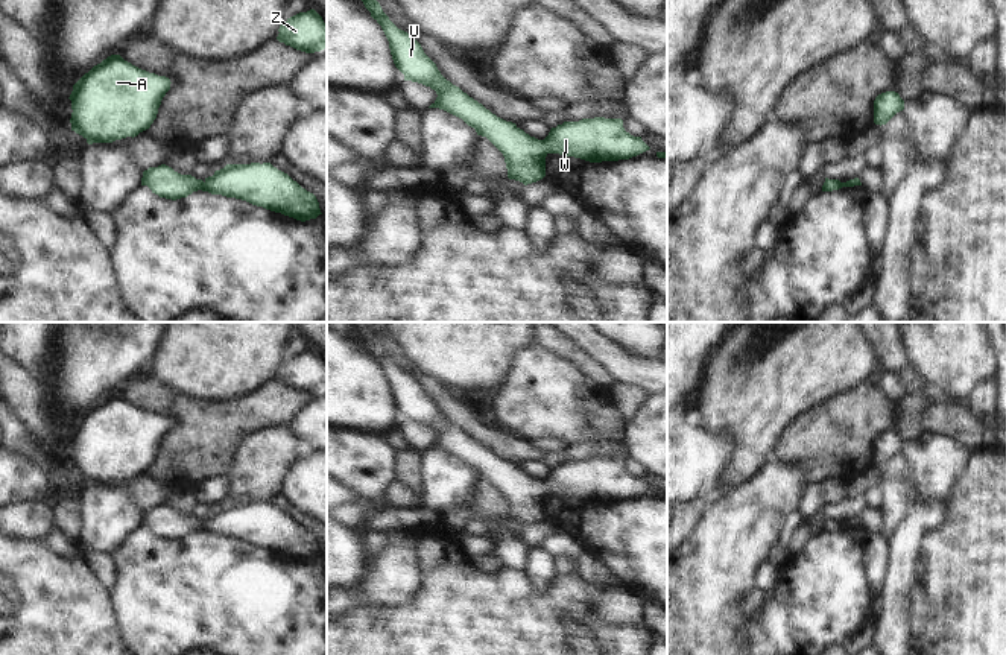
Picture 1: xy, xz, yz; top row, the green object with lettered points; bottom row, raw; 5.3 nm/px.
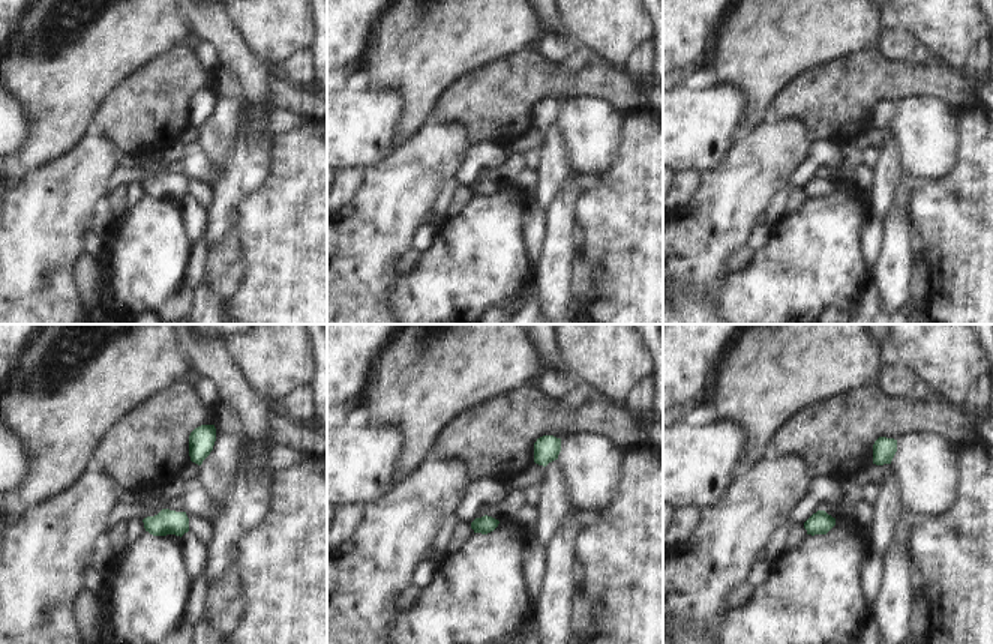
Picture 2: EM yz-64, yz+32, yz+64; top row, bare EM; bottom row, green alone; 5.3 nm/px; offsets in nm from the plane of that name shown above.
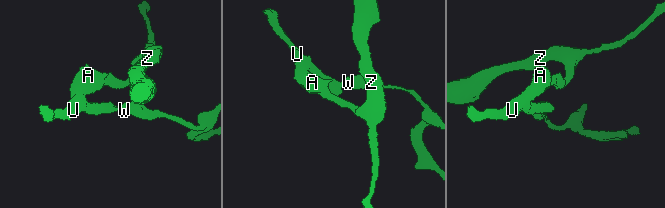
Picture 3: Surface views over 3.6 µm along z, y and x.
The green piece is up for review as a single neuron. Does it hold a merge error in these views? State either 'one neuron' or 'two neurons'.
one neuron

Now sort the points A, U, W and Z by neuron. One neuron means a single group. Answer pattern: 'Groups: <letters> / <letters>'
Groups: A U W Z

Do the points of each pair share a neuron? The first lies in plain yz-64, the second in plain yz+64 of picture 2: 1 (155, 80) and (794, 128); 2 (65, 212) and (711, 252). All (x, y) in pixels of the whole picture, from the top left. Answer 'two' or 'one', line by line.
1: two
2: one

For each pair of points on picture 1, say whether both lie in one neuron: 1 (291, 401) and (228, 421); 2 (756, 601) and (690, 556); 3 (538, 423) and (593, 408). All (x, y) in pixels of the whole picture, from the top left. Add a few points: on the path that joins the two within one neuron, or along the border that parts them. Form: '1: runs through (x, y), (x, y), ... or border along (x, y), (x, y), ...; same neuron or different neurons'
1: runs through (275, 405), (243, 415); same neuron
2: border along (740, 602), (740, 610), (745, 614); different neurons
3: runs through (552, 409), (579, 408); same neuron

